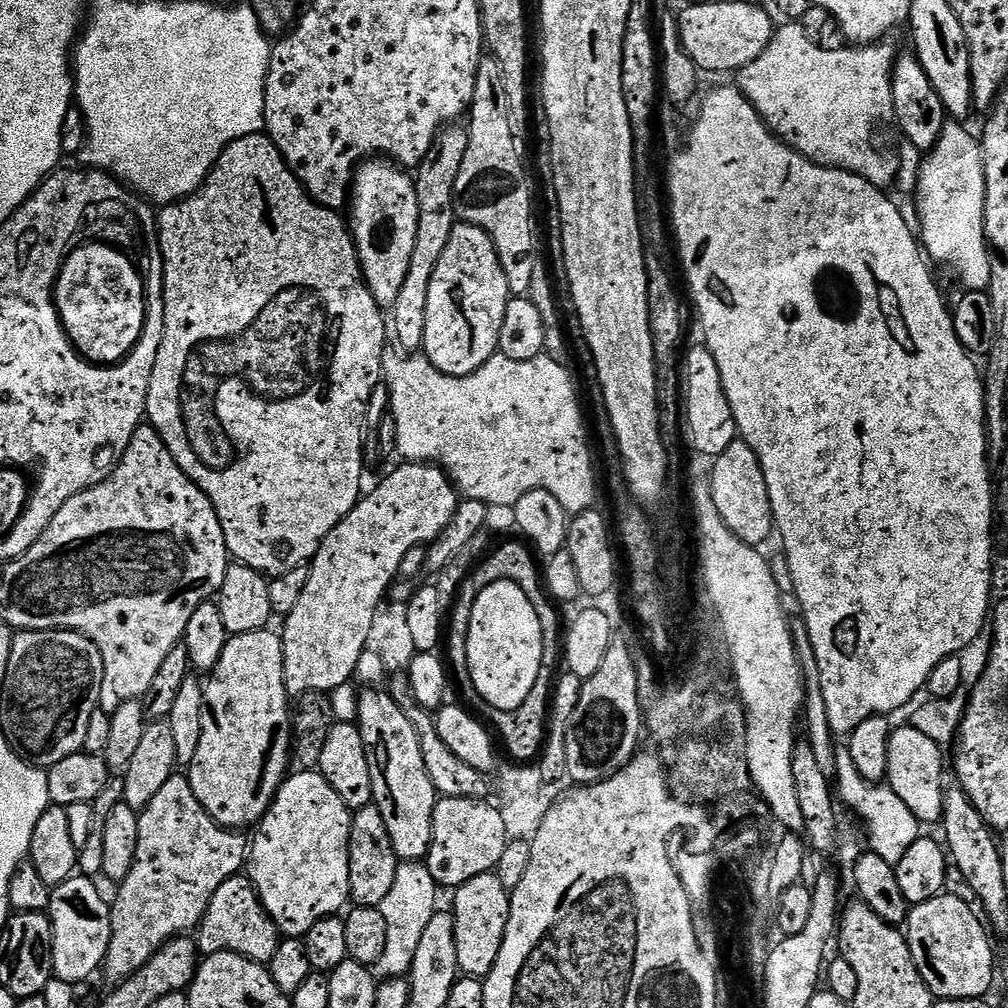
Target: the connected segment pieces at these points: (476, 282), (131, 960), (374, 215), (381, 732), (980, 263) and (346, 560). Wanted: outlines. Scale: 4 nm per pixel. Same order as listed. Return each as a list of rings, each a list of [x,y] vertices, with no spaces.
[[[456,223],[446,242],[446,248],[442,250],[434,266],[430,290],[426,294],[426,330],[422,352],[428,357],[433,368],[442,374],[469,376],[471,372],[481,368],[490,357],[497,355],[500,330],[509,299],[506,274],[500,265],[494,242],[478,226]]]
[[[173,774],[166,778],[162,790],[150,798],[150,802],[139,813],[138,838],[134,862],[130,874],[119,881],[116,901],[110,904],[112,914],[112,937],[108,942],[108,955],[103,967],[112,976],[127,978],[139,972],[169,940],[179,937],[187,928],[195,929],[208,909],[213,894],[224,880],[237,875],[246,864],[246,840],[239,831],[223,828],[194,798],[187,775]]]
[[[368,158],[357,167],[350,185],[350,231],[360,259],[360,273],[381,306],[396,303],[408,273],[418,234],[418,194],[415,179],[391,158]]]
[[[368,686],[357,693],[356,725],[362,734],[370,768],[373,803],[382,814],[396,857],[402,862],[418,862],[427,857],[432,841],[433,808],[438,793],[426,770],[416,728],[389,691]]]
[[[950,120],[940,131],[939,140],[925,156],[916,186],[916,215],[919,221],[920,242],[931,261],[948,264],[958,270],[967,291],[987,291],[992,282],[992,253],[988,250],[988,229],[985,226],[985,172],[984,155],[979,139],[960,124]]]
[[[400,462],[369,496],[368,493],[361,495],[354,510],[350,510],[334,530],[330,530],[307,565],[308,577],[303,577],[298,602],[294,602],[292,609],[283,617],[284,688],[289,694],[296,698],[305,692],[328,694],[353,679],[360,653],[367,645],[371,623],[382,608],[380,599],[394,584],[392,575],[399,570],[411,548],[419,544],[428,546],[436,539],[454,517],[457,503],[455,483],[443,468],[427,462]]]

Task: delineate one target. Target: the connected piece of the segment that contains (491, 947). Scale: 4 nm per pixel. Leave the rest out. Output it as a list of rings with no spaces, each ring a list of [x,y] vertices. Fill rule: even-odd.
[[[495,871],[483,872],[470,878],[455,889],[450,905],[454,918],[454,950],[456,966],[464,976],[483,978],[488,975],[498,956],[502,944],[508,911],[510,910],[510,892],[502,886]]]

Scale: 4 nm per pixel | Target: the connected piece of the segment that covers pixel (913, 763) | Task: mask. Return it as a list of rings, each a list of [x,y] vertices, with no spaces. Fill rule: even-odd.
[[[911,726],[898,727],[888,737],[888,766],[886,784],[898,794],[906,806],[920,821],[921,825],[928,826],[941,819],[944,814],[944,756],[941,745]]]

